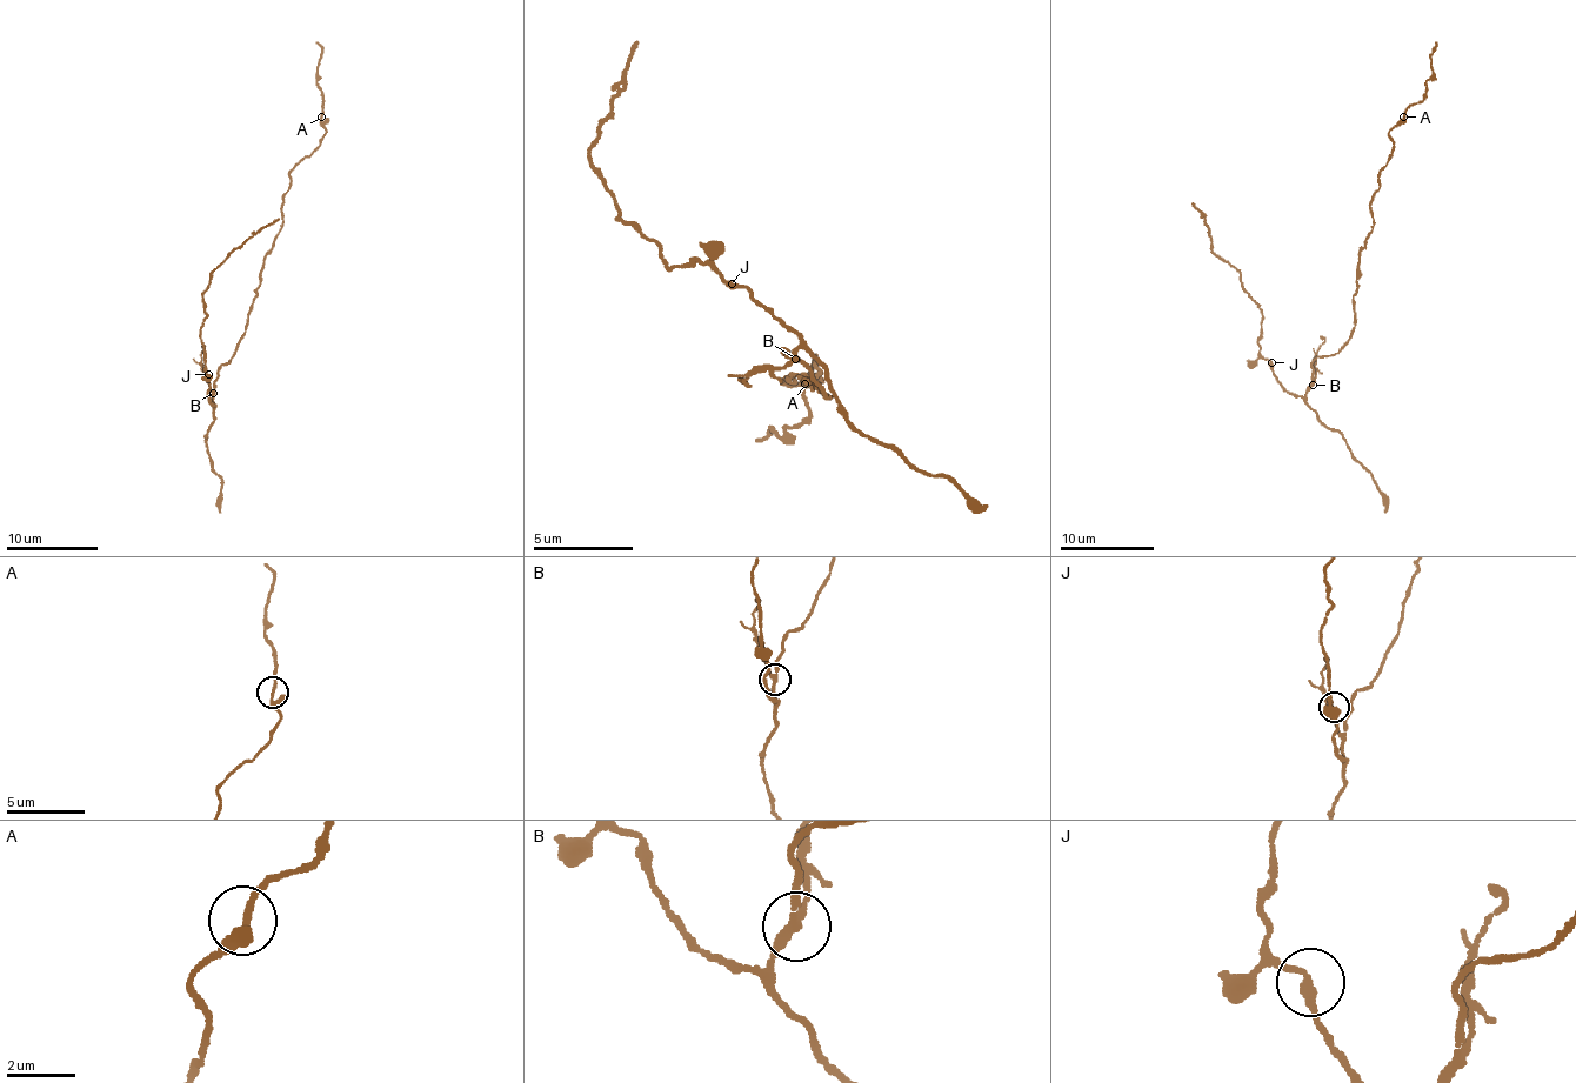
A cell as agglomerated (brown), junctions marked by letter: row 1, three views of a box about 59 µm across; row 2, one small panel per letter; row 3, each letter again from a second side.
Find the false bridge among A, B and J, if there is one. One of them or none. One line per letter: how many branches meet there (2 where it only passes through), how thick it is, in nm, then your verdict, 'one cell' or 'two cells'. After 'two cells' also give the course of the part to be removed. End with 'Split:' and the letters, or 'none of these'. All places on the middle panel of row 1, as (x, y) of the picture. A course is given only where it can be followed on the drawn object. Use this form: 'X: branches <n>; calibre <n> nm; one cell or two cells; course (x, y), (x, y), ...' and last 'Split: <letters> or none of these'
A: branches 3; calibre 200 nm; one cell
B: branches 3; calibre 200 nm; two cells; course (796, 360), (749, 372), (741, 380), (748, 383)
J: branches 2; calibre 240 nm; one cell
Split: B

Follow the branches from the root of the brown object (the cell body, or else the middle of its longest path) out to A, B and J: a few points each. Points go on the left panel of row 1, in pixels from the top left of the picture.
A: (240, 343), (259, 286), (264, 256), (282, 226), (289, 175), (321, 142), (325, 133), (321, 117)
B: (240, 343), (231, 361), (221, 365), (213, 392)
J: (240, 343), (231, 361), (221, 365), (212, 405), (208, 396), (208, 374)

